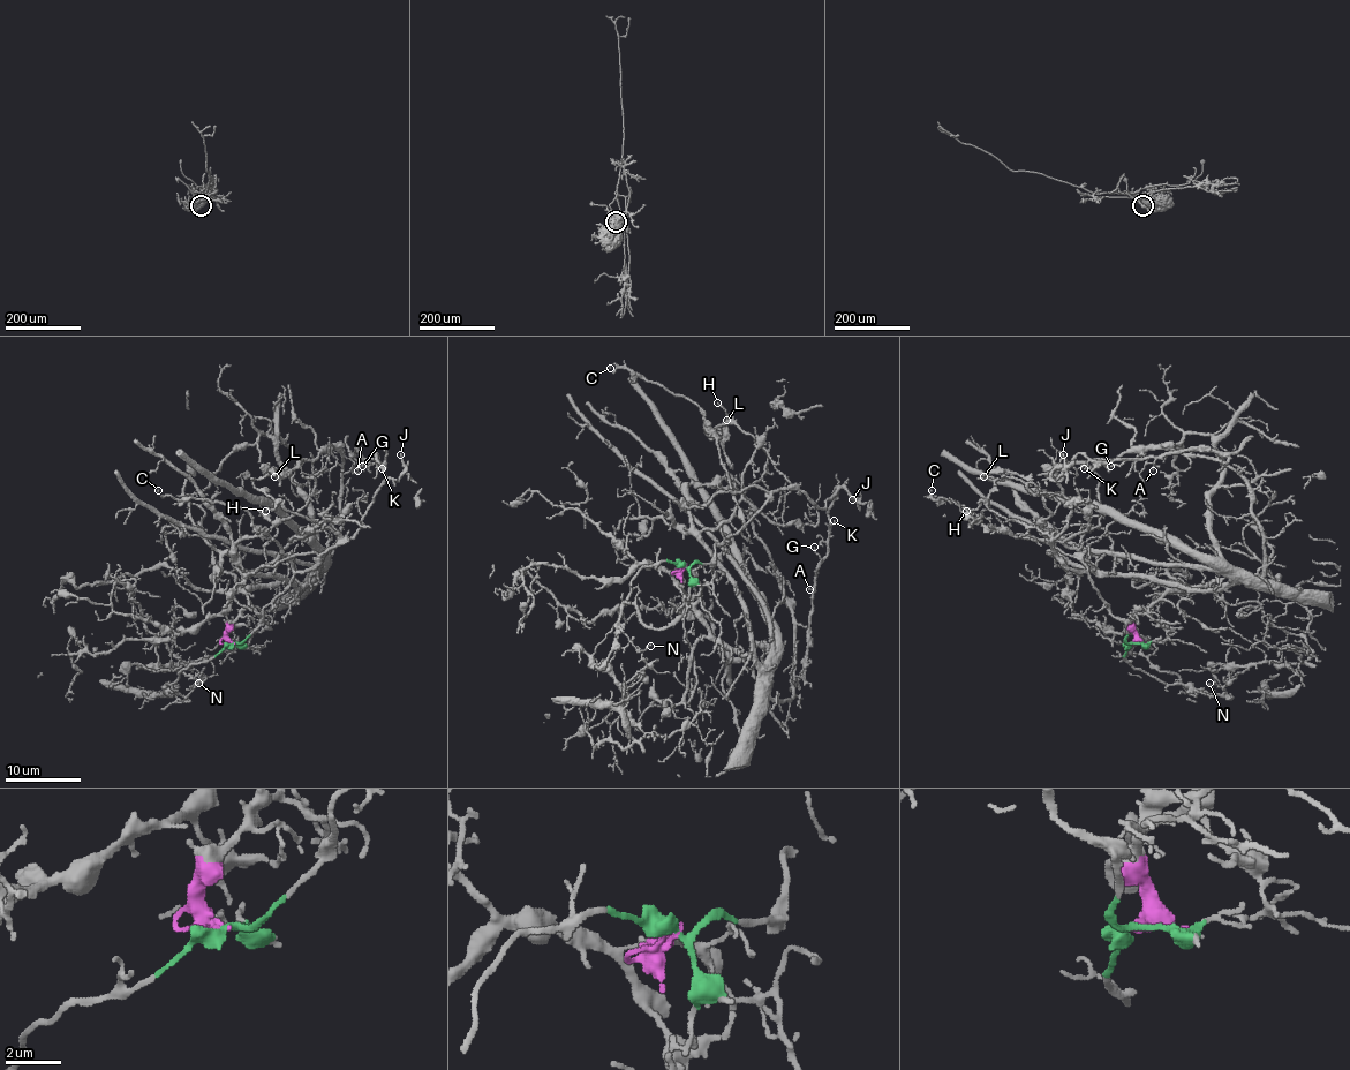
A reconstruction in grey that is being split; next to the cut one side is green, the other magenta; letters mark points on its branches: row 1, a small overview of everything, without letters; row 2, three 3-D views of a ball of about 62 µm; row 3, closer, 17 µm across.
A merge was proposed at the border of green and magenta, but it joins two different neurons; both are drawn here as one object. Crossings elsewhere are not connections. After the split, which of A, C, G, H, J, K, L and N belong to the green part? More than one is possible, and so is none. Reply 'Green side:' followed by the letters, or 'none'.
Green side: A, C, G, H, J, K, L, N

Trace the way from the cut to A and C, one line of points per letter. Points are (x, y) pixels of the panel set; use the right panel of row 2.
A: (1130, 643), (1088, 575), (1053, 551), (1071, 503), (1050, 474), (1079, 453), (1152, 458), (1152, 471)
C: (1130, 643), (1126, 624), (1118, 620), (1081, 563), (1020, 534), (989, 529), (963, 504), (927, 495), (930, 489)

